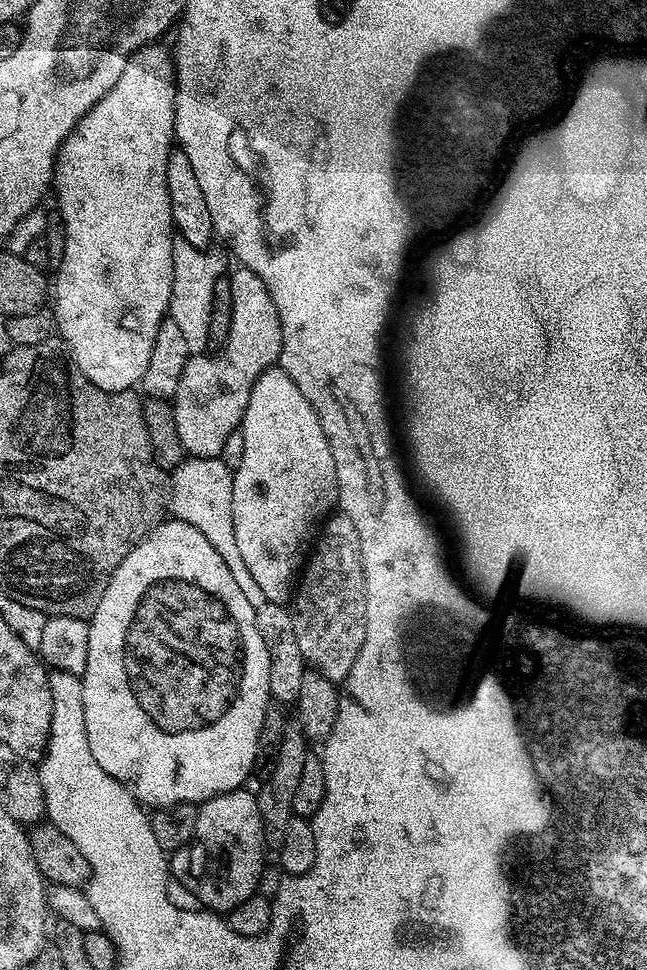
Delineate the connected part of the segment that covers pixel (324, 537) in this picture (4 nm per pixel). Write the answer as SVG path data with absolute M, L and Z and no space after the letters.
M343 514L329 515L319 532L316 545L314 540L295 581L290 615L305 665L325 680L344 682L364 641L364 571L360 568L360 543L350 518Z

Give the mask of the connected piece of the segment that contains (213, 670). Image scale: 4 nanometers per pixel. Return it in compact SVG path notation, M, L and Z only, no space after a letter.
M165 518L134 546L134 550L130 550L130 554L126 554L126 558L122 558L98 602L98 610L94 610L88 620L90 650L86 654L86 670L82 677L82 714L86 718L90 754L94 754L98 766L106 770L110 778L124 785L140 805L152 810L175 804L199 806L218 794L245 787L249 783L248 775L253 775L256 767L258 738L264 711L270 703L270 658L266 642L262 642L262 634L258 634L256 608L248 601L243 586L236 581L222 553L220 548L210 546L206 534L188 522Z

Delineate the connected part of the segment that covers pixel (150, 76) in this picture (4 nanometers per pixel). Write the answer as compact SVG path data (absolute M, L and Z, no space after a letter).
M163 43L148 44L139 48L126 62L126 70L122 70L122 78L114 82L114 90L102 97L94 107L76 123L74 130L62 142L56 155L56 168L52 172L52 188L56 192L58 214L64 220L66 242L64 243L64 257L58 261L60 273L54 276L54 300L56 296L55 331L59 339L72 354L72 360L104 392L127 392L139 385L141 378L150 366L150 350L154 350L154 334L158 334L161 320L168 316L168 303L174 286L174 250L172 242L174 229L172 227L172 207L170 194L166 186L166 166L170 149L174 144L176 134L176 65L171 51L163 48Z

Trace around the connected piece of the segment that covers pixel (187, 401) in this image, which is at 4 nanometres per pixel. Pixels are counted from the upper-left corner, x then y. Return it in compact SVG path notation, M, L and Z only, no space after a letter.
M243 266L231 273L232 321L228 335L228 347L223 354L192 354L182 370L182 378L178 382L178 390L171 401L174 422L178 426L178 438L182 438L182 446L189 457L210 459L219 457L222 446L226 446L226 438L237 431L244 423L246 406L250 402L250 390L254 390L254 382L265 370L273 367L280 359L282 350L282 326L278 318L278 310L270 298L270 290L266 290L266 282L254 274L254 270Z

